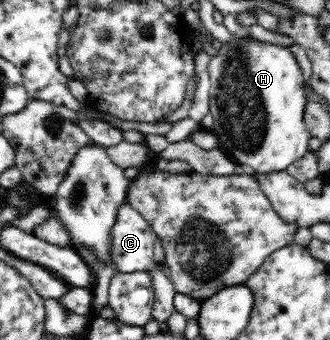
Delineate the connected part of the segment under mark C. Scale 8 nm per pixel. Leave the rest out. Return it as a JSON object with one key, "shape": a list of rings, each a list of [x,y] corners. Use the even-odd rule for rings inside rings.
{"shape":[[[127,202],[117,207],[114,227],[110,229],[110,245],[107,255],[115,273],[130,273],[155,267],[152,262],[157,235]]]}

